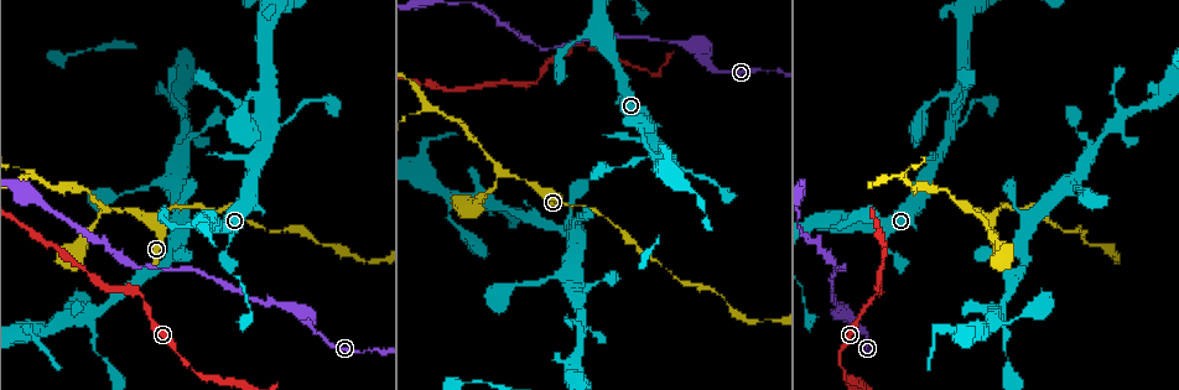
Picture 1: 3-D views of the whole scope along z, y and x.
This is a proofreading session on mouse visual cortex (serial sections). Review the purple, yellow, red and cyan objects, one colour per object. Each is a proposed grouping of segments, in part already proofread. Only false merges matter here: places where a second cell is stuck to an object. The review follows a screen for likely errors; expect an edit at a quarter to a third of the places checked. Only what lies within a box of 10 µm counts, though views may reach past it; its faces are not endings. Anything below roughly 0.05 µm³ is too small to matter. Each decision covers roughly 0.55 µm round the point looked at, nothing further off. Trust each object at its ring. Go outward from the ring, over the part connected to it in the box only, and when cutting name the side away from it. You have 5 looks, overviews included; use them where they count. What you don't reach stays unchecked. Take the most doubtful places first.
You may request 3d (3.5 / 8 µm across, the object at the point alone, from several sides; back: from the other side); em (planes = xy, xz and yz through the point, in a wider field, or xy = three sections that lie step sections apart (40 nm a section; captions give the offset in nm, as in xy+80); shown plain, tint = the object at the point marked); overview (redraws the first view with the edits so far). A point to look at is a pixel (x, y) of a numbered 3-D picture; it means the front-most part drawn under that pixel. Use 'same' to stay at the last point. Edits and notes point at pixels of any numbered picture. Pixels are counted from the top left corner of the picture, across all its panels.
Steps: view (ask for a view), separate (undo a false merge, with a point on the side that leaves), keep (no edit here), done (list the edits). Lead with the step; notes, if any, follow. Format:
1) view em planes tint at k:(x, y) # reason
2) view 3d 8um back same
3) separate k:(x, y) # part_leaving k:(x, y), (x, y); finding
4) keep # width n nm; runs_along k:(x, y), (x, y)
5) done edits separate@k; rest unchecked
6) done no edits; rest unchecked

view 3d 3.5um back at 1:(968, 211) # three arms meet

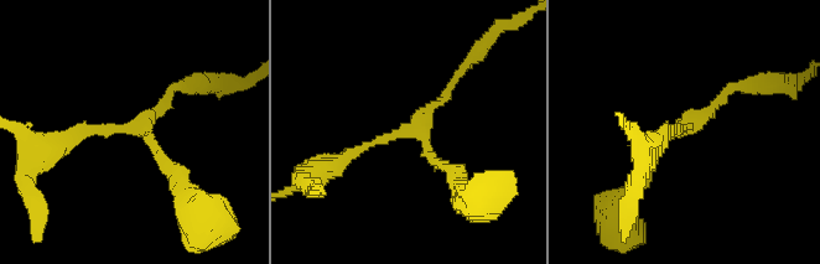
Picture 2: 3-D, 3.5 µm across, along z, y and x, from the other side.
view em planes tint at 2:(135, 125) # arms 3; arm_widths 150, 150, 150 nm

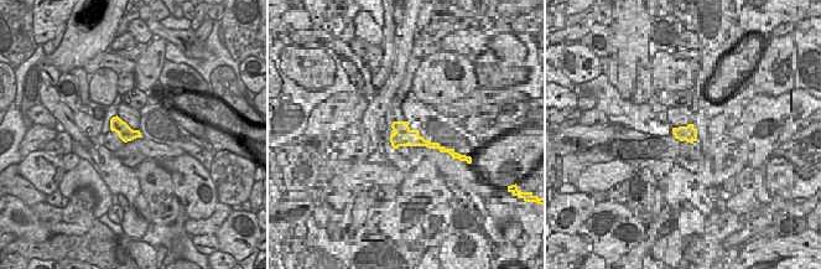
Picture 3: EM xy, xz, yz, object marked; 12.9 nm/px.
keep # runs_along 2:(62, 141), (146, 130), (176, 176); all the same cell

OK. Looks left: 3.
view 3d 3.5um back at 1:(902, 177) # three-way junction

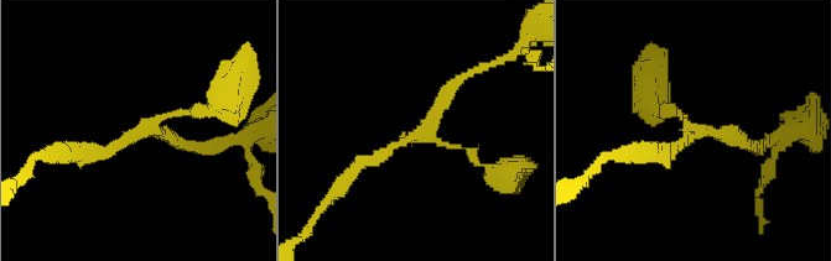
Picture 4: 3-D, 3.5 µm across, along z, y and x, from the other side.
view em xy step 5 plain at 4:(690, 130)

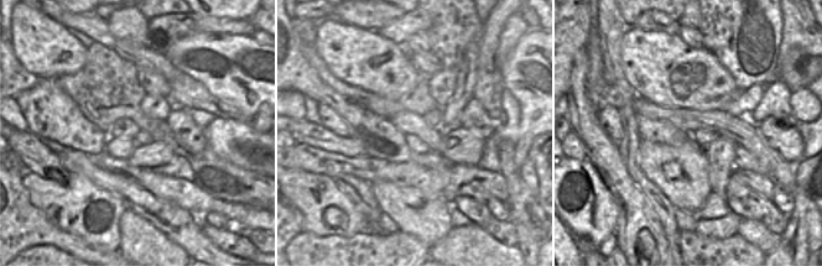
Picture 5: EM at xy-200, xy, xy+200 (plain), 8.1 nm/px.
view em xy step 5 tint same

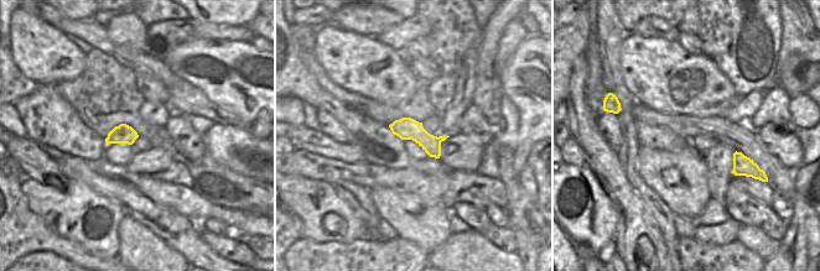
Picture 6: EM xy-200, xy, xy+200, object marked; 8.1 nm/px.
keep # runs_along 4:(349, 175), (414, 140), (467, 76); continuous, no second cell

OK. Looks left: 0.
done no edits; rest unchecked

